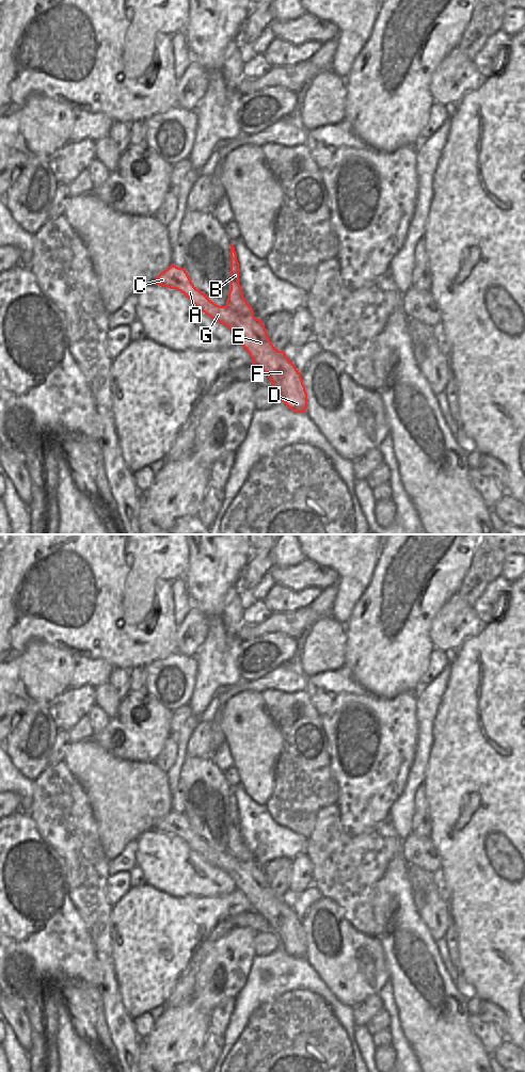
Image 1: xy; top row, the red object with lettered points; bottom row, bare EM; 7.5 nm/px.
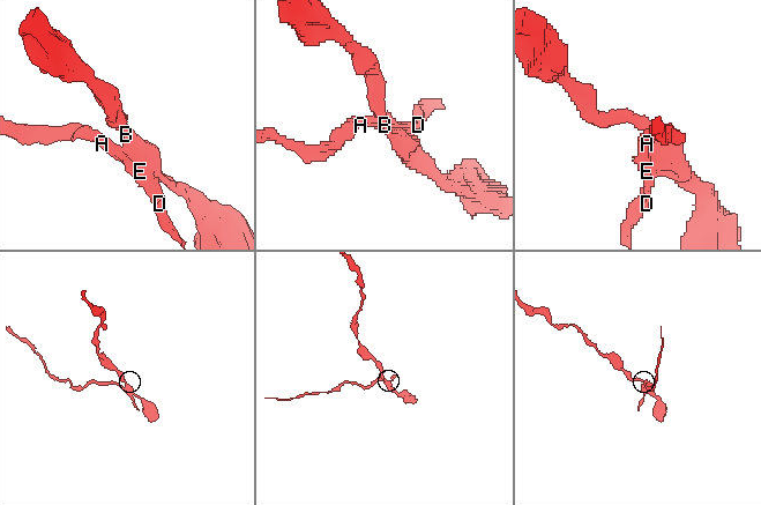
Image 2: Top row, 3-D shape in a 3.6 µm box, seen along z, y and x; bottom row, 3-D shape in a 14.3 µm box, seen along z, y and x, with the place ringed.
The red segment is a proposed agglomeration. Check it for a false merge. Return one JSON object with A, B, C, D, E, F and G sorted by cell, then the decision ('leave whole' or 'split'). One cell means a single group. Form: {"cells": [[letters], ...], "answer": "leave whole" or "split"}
{"cells": [["A", "C", "D", "E", "F", "G"], ["B"]], "answer": "split"}

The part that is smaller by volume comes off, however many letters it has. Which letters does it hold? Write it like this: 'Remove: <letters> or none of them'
Remove: A, C, D, E, F, G.

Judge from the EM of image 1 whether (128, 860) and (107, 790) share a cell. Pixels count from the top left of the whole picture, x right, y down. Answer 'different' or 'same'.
different

